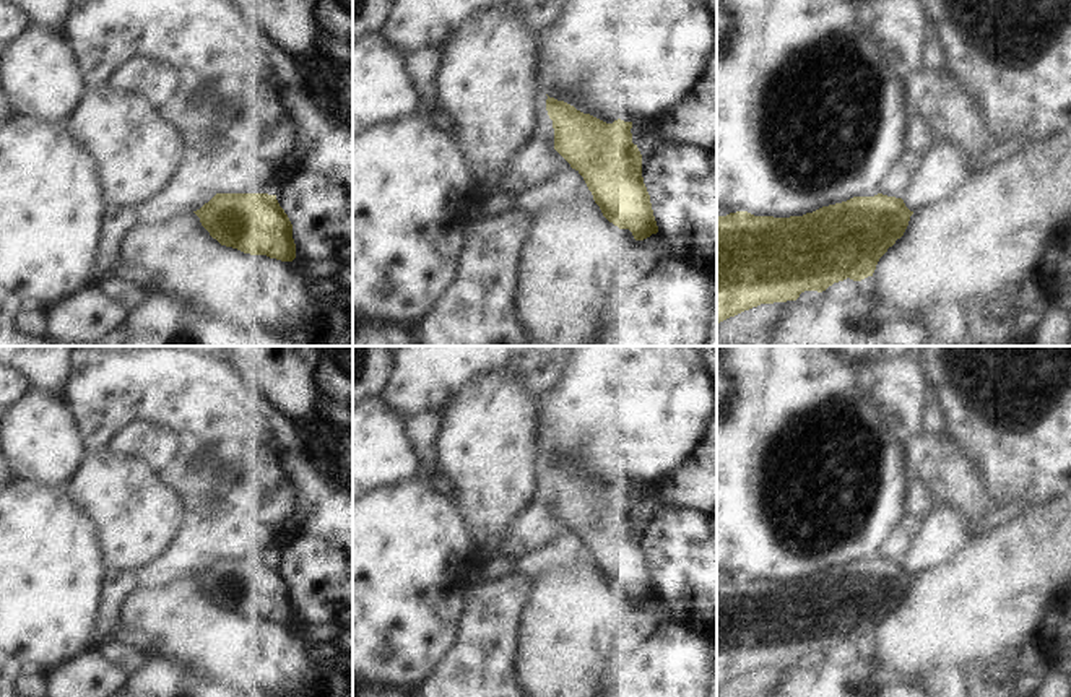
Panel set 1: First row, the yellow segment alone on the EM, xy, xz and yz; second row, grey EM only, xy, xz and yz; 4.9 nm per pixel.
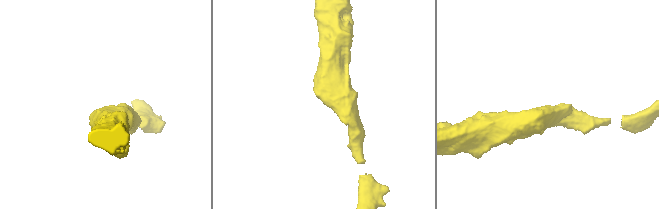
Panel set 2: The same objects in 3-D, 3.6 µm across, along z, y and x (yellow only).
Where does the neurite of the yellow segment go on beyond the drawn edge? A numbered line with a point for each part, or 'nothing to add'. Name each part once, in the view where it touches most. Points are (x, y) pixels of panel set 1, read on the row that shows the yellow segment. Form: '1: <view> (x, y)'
nothing to add

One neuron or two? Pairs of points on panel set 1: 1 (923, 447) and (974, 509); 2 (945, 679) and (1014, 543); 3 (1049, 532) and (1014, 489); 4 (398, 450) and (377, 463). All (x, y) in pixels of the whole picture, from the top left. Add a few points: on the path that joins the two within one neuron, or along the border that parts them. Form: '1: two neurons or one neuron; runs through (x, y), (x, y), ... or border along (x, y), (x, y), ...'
1: one neuron; runs through (935, 462), (967, 494)
2: two neurons; border along (966, 670), (933, 668), (922, 679)
3: two neurons; border along (1053, 496), (1027, 509)
4: one neuron; runs through (394, 455), (382, 458)

